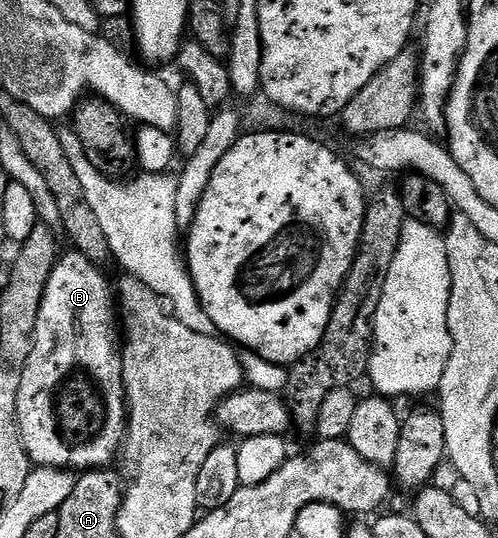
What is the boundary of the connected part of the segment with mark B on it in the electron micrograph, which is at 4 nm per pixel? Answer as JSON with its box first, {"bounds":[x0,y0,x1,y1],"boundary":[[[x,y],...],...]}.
{"bounds":[17,251,127,471],"boundary":[[[78,251],[64,252],[55,263],[53,275],[49,275],[49,283],[45,287],[45,295],[41,299],[41,311],[37,315],[37,327],[33,339],[33,351],[27,360],[25,371],[21,375],[21,391],[17,391],[17,415],[19,421],[19,434],[23,440],[23,446],[27,449],[27,455],[36,466],[49,469],[69,469],[72,471],[99,471],[111,460],[116,460],[120,452],[125,430],[127,428],[127,407],[123,392],[123,359],[120,346],[111,336],[117,333],[117,301],[113,296],[113,285],[107,282],[104,270],[94,265],[89,258]]]}

